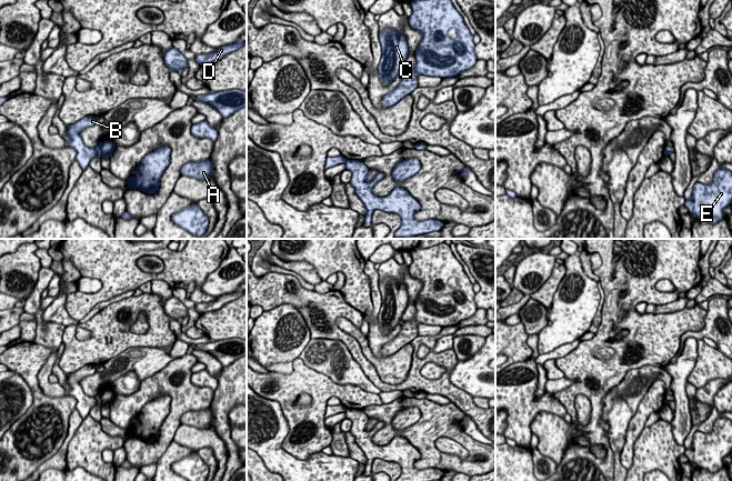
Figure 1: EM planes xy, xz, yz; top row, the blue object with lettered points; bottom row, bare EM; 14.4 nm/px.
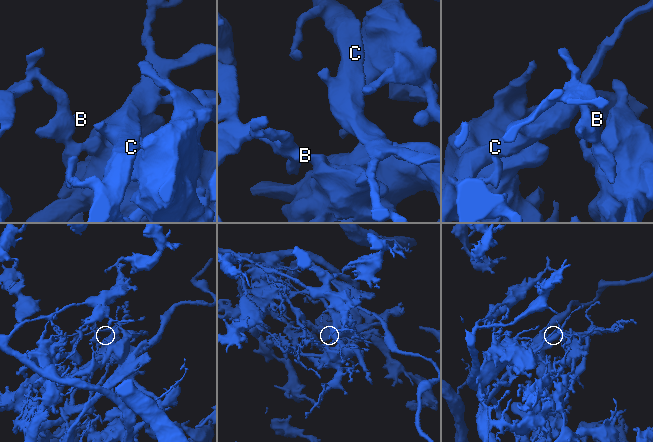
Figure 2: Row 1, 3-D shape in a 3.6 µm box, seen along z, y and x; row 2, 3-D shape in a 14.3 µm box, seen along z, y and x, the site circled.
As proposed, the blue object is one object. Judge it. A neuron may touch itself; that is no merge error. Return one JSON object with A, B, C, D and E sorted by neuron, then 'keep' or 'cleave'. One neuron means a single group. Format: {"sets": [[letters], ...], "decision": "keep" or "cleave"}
{"sets": [["A", "E"], ["B", "C", "D"]], "decision": "cleave"}

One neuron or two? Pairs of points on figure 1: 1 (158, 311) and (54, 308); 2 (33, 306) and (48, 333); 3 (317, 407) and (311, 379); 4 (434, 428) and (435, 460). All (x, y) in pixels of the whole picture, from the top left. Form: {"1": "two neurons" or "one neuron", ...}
{"1": "two neurons", "2": "one neuron", "3": "one neuron", "4": "one neuron"}

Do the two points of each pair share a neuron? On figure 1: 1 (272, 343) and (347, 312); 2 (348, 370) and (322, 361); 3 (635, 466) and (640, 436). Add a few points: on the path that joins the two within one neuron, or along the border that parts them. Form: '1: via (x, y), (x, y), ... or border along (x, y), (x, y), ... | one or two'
1: border along (294, 307), (302, 316), (311, 338) | two
2: via (341, 368), (334, 361), (329, 361) | one
3: via (640, 458), (640, 443) | one

